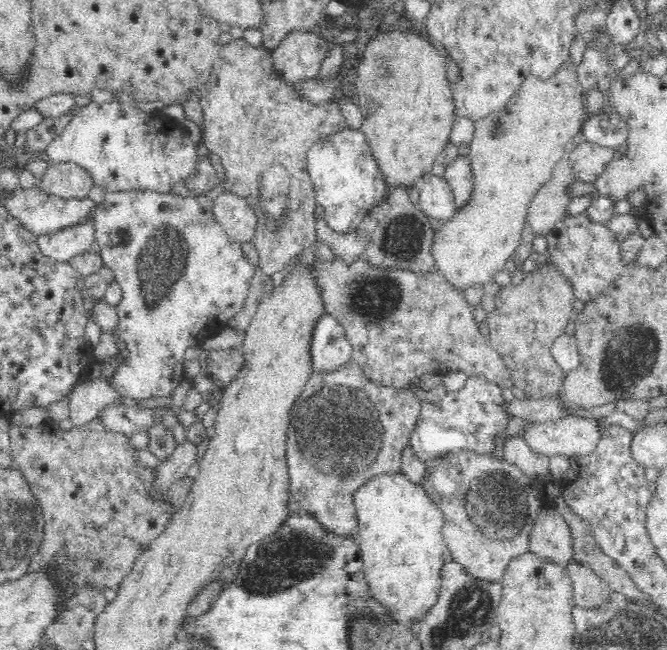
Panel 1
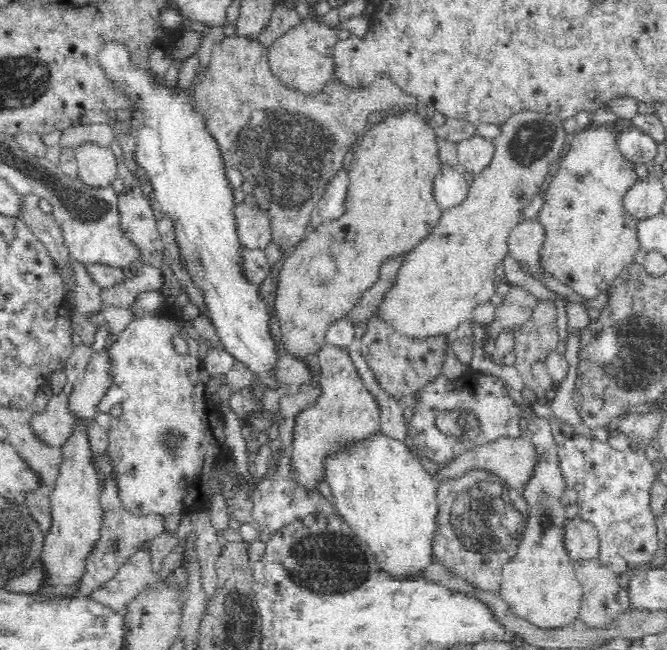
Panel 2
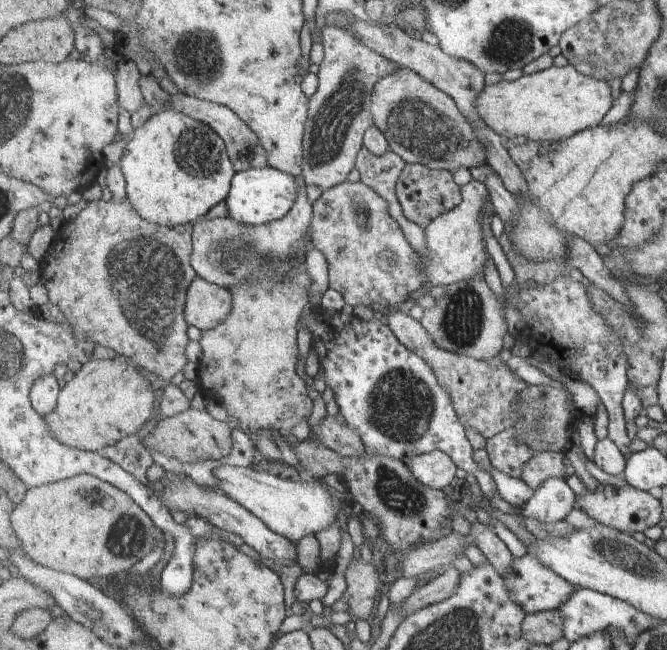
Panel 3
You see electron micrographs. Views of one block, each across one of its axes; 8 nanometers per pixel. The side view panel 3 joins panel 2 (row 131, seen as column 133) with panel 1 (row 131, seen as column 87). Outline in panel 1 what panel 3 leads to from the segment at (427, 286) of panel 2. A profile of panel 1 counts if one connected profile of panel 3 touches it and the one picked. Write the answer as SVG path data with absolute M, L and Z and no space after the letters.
M567 57L550 78L528 75L502 110L474 122L474 136L469 142L470 151L467 155L475 178L471 199L452 218L446 220L433 236L431 245L434 267L441 271L448 282L458 286L461 292L472 285L484 286L492 282L493 277L504 268L506 260L510 260L520 246L529 204L538 189L552 176L553 166L566 156L566 144L580 132L586 120L584 94L585 90L578 81L577 66Z

